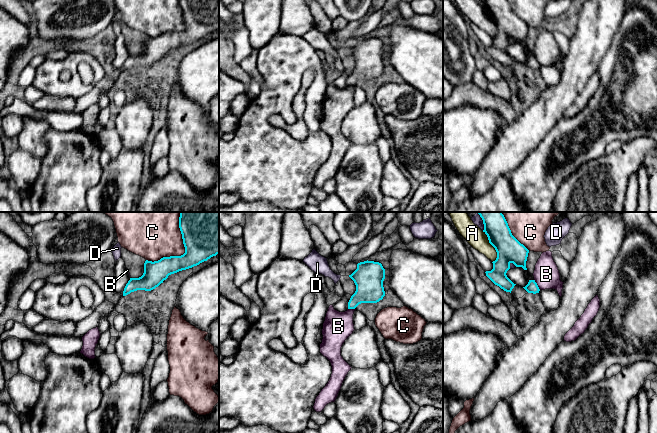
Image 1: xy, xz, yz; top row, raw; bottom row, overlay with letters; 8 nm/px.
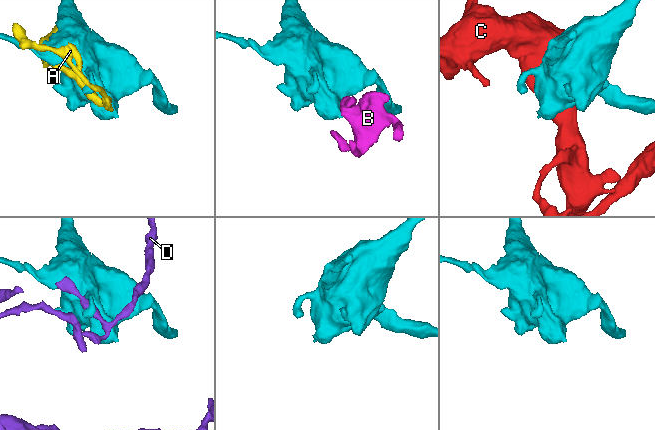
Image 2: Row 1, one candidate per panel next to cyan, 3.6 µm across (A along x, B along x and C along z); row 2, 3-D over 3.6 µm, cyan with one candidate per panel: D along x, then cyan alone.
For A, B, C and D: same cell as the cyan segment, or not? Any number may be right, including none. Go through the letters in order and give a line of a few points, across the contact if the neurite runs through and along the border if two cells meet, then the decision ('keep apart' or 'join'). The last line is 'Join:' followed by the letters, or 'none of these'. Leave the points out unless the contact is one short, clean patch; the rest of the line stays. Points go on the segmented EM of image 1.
A: keep apart
B: yz (534, 279), (540, 289) | keep apart
C: keep apart
D: keep apart
Join: none of these

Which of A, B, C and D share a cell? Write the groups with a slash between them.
A / B / C / D

